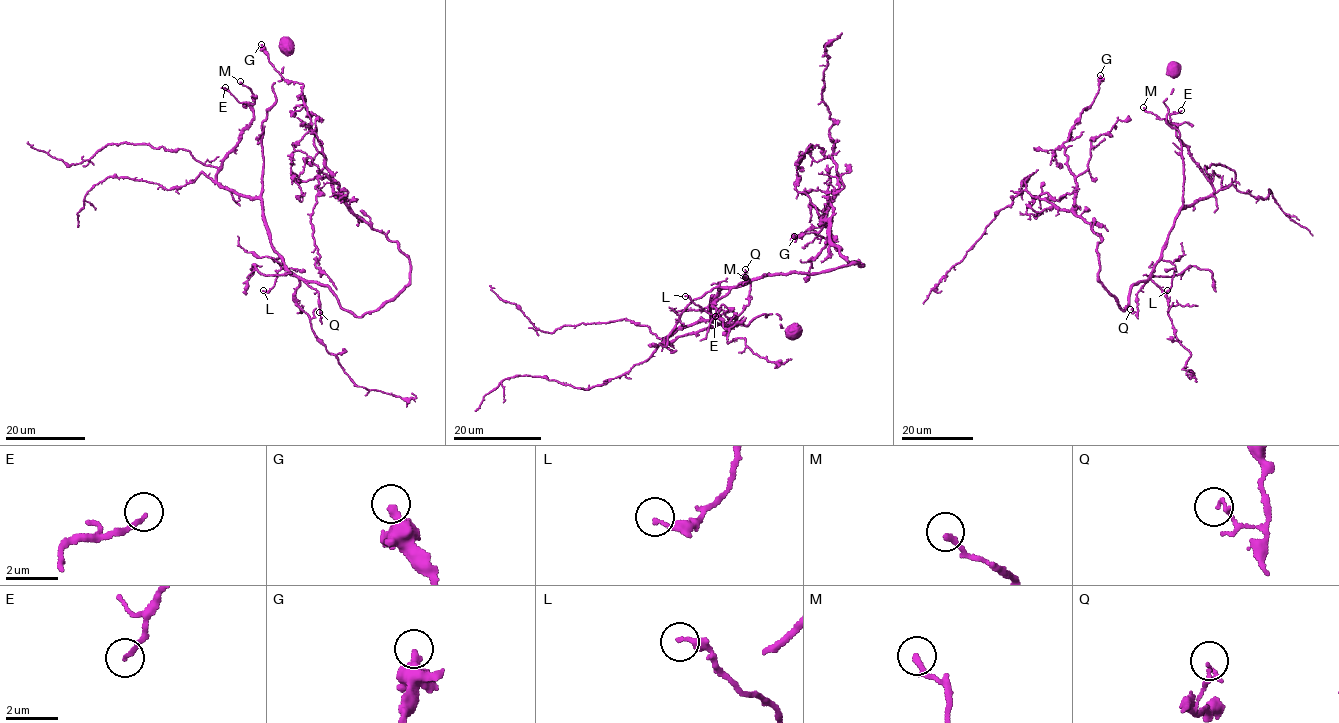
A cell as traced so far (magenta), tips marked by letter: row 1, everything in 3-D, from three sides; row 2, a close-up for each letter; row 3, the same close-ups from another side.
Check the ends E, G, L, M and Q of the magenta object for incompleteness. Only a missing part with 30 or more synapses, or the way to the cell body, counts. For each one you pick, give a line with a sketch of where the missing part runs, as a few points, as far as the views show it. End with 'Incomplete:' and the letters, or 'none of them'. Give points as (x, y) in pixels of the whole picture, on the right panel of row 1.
Incomplete: none of them

